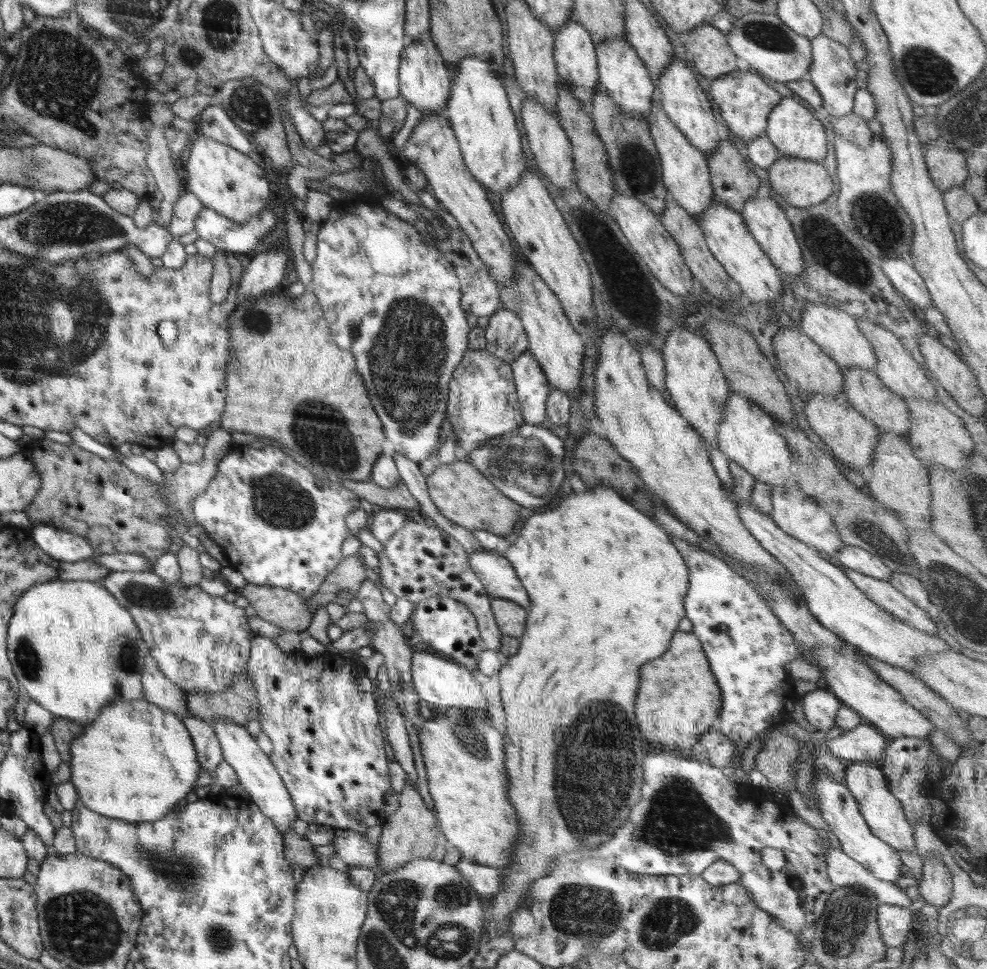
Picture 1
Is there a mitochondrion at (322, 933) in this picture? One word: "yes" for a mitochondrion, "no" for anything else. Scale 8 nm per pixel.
no

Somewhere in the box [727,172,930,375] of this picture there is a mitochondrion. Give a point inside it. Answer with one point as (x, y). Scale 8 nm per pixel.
(829, 247)

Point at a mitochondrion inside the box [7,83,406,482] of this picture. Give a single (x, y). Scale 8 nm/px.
(58, 224)

